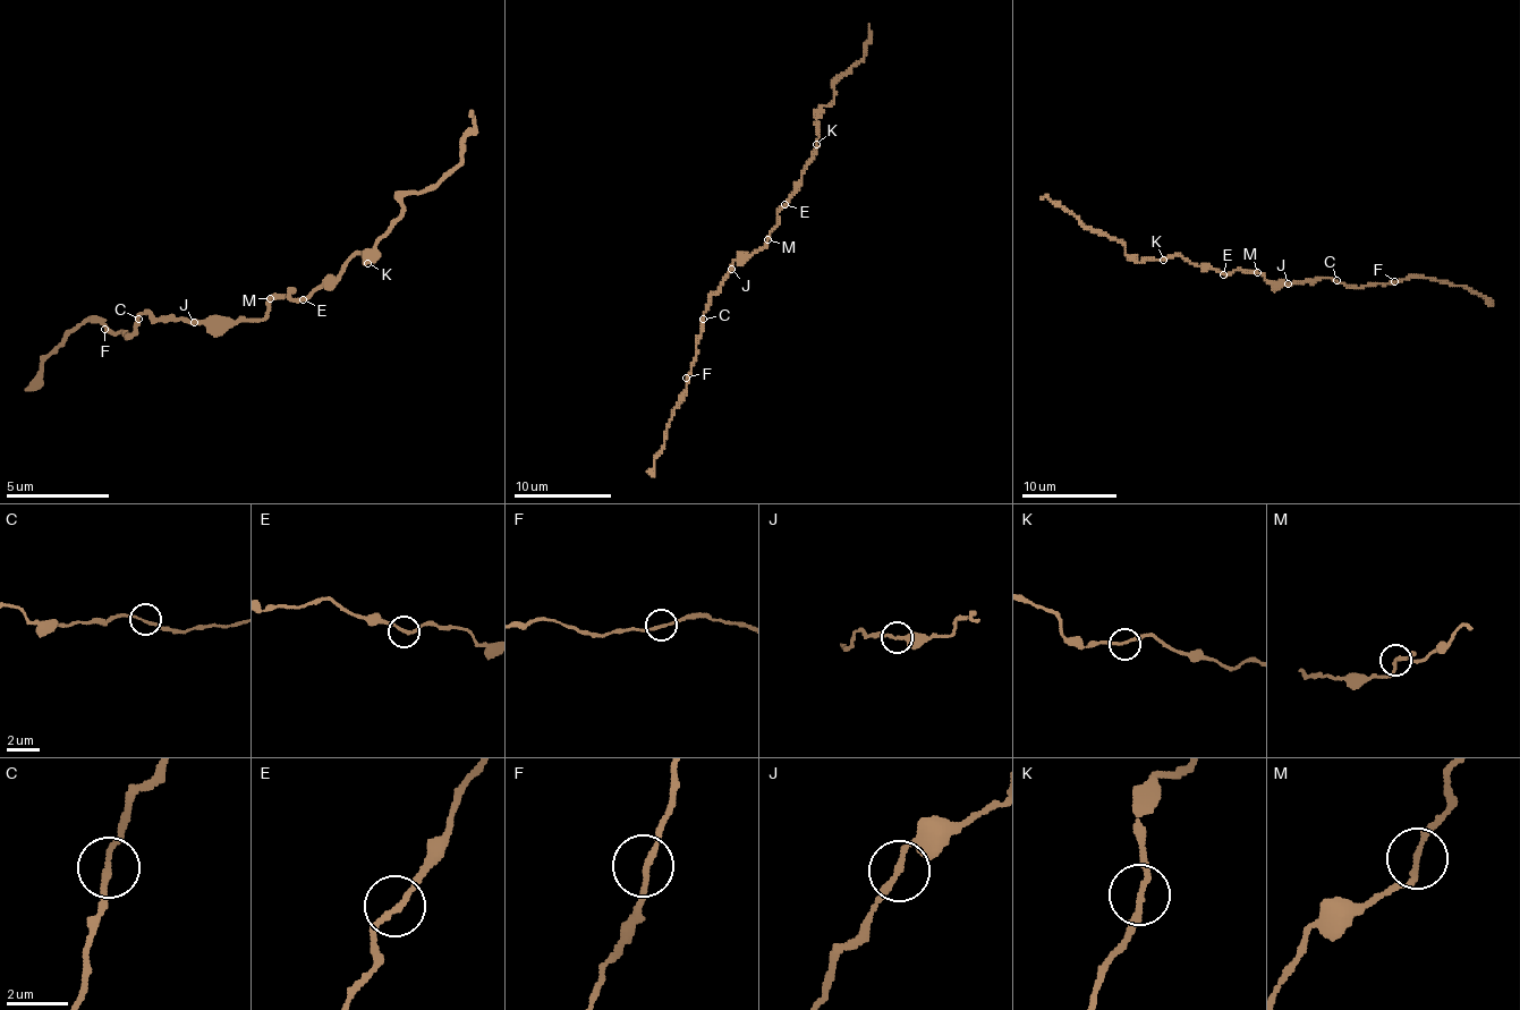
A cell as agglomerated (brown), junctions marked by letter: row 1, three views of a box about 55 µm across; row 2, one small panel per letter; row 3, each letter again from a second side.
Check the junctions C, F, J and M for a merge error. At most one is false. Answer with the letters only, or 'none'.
none

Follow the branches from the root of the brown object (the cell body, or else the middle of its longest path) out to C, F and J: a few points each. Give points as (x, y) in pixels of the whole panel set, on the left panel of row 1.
C: (264, 305), (259, 316), (188, 322), (183, 316), (158, 320), (147, 311), (138, 319)
F: (264, 305), (259, 316), (188, 322), (183, 316), (158, 320), (147, 311), (137, 317), (128, 338), (104, 329)
J: (264, 305), (259, 316), (193, 321)

